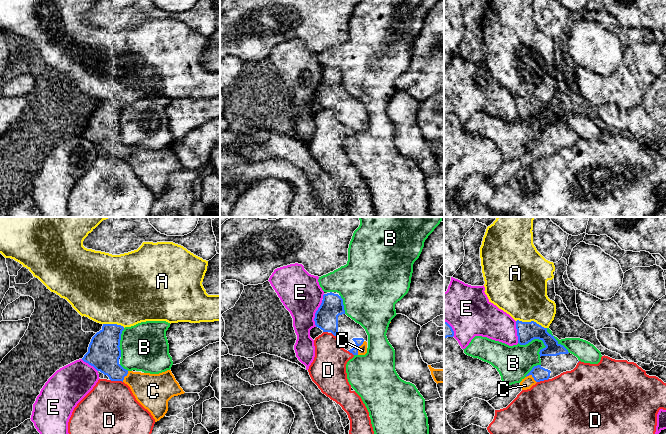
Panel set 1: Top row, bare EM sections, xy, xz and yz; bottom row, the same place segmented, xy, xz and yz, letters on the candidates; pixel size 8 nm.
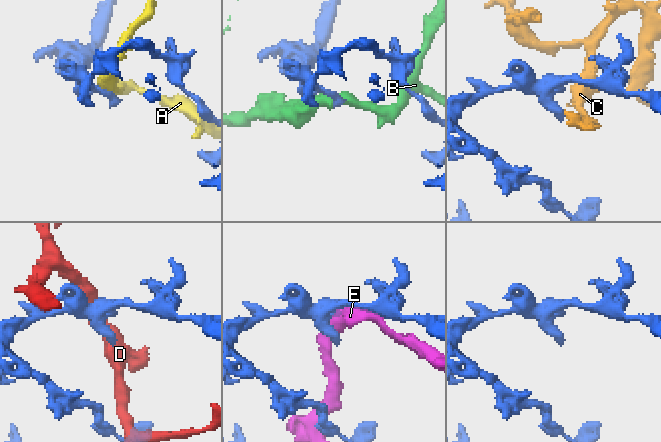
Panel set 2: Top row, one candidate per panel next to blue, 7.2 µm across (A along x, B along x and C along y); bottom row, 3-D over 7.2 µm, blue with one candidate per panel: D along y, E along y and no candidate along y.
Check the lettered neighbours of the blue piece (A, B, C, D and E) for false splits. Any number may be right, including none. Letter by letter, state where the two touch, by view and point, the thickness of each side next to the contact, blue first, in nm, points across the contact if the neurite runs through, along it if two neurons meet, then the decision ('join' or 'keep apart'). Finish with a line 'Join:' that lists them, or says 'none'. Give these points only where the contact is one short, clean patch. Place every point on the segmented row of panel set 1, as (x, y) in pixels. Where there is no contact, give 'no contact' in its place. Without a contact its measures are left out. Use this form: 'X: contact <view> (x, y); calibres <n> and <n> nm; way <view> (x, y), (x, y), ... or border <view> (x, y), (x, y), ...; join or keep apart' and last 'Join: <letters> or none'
A: contact yz (531, 321); calibres 160 and 400 nm; keep apart
B: contact yz (533, 339); calibres 160 and 280 nm; keep apart
C: contact xz (357, 348); calibres 60 and 80 nm; join
D: contact xy (116, 380); calibres 260 and 420 nm; keep apart
E: contact xz (315, 313); calibres 190 and 320 nm; keep apart
Join: C

